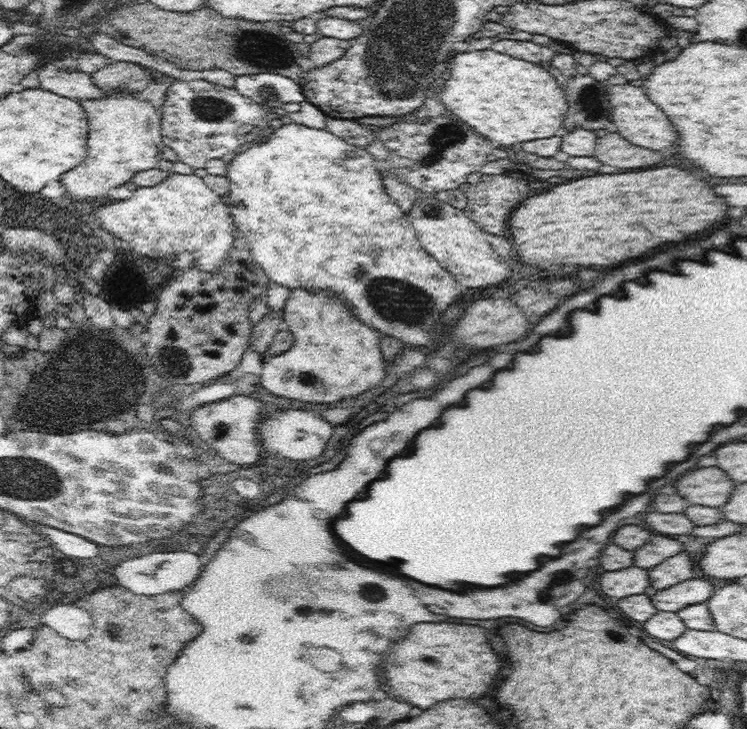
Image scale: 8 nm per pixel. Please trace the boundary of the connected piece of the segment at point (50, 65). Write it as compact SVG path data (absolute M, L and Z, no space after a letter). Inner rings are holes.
M48 62L38 68L38 79L44 90L60 96L68 96L75 100L90 100L104 98L105 92L98 88L91 79L90 74L79 70L68 71L59 63Z

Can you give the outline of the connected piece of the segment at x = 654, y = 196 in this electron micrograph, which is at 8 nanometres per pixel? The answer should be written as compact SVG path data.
M662 166L648 168L640 172L624 174L600 174L590 178L580 178L570 184L558 184L544 194L532 196L512 214L510 234L512 244L522 258L522 262L532 266L552 266L552 264L574 264L574 266L608 266L620 264L628 258L638 258L652 254L656 246L670 242L684 242L706 228L712 228L716 222L726 218L728 204L722 196L714 192L714 186L698 176L696 172Z

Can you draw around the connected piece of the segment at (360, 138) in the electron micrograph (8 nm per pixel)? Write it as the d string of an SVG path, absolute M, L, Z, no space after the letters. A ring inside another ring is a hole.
M326 115L325 128L340 140L344 140L352 146L366 149L368 144L376 141L376 131L370 126L361 125L357 120L346 118L332 118Z

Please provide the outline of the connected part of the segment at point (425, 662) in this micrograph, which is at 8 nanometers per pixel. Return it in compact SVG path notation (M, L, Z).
M416 624L406 640L392 646L383 669L390 684L390 696L410 702L422 710L452 698L476 700L488 692L494 676L500 670L500 660L494 654L486 630L470 624Z

